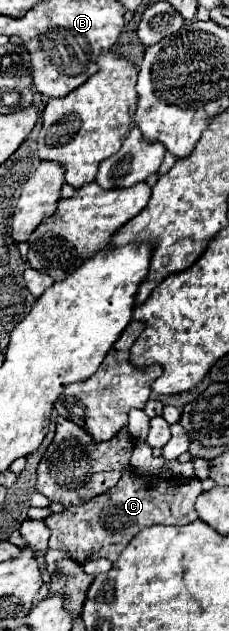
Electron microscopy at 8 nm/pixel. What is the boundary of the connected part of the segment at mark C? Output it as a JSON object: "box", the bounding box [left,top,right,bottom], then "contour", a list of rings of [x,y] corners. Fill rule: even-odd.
{"box":[44,470,202,564],"contour":[[[126,470],[122,474],[122,480],[102,496],[44,518],[46,526],[50,528],[48,546],[54,550],[66,550],[68,556],[80,564],[96,558],[108,558],[114,562],[142,528],[154,524],[180,526],[194,522],[198,518],[194,502],[200,492],[202,482],[198,478],[172,476],[168,480],[162,480],[156,476],[142,476]]]}

